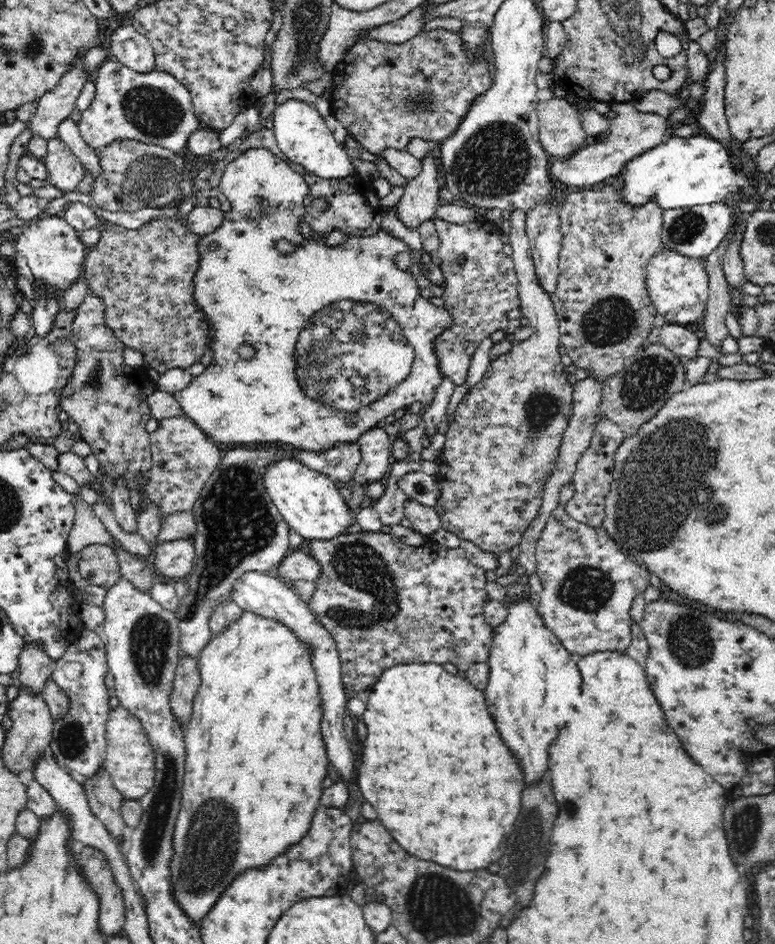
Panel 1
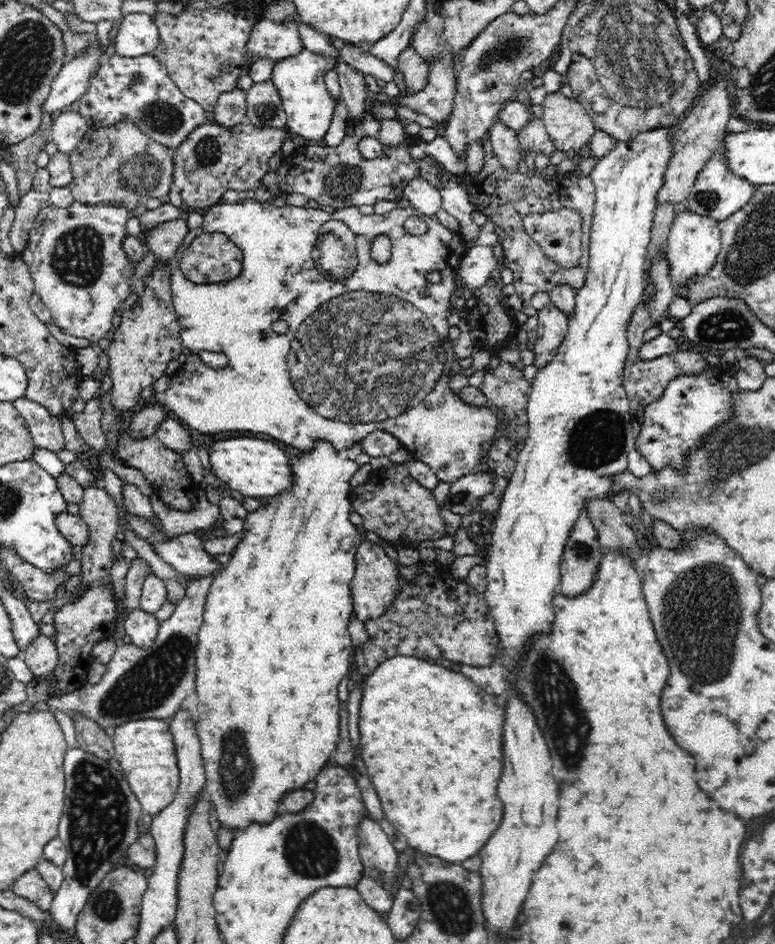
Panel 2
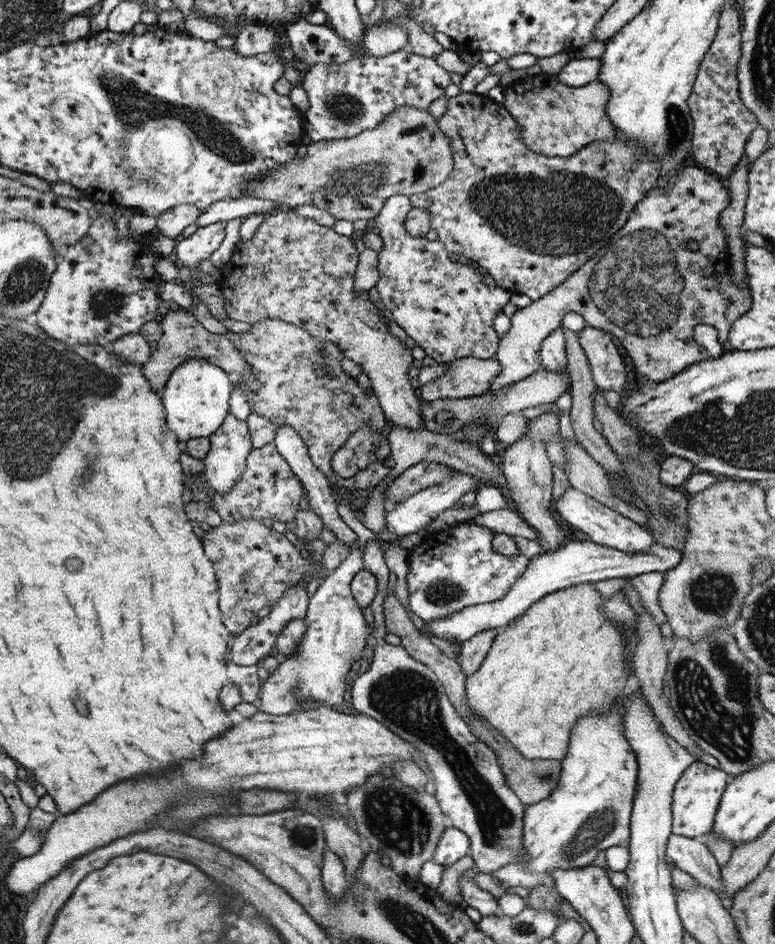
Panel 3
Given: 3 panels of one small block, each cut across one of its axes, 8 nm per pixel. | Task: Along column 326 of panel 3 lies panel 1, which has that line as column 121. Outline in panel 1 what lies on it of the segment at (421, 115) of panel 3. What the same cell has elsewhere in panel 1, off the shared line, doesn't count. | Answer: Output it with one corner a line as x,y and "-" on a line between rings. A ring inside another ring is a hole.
136,139
116,140
98,150
98,160
101,171
95,176
92,191
89,192
92,200
104,210
110,212
134,212
142,208
162,208
177,203
181,198
180,181
186,177
184,159
182,155
162,146
138,142

